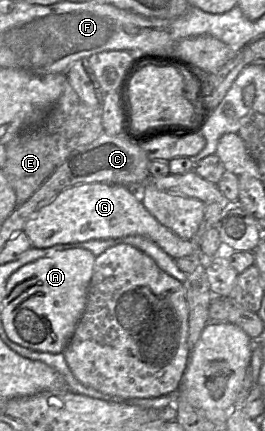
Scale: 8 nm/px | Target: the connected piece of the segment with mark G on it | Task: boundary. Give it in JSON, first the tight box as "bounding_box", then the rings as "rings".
{"bounding_box":[22,183,199,259],"rings":[[[85,183],[67,188],[30,218],[22,231],[34,248],[137,235],[152,240],[174,259],[195,255],[199,246],[178,237],[159,223],[143,206],[140,195],[133,188],[110,183]]]}

